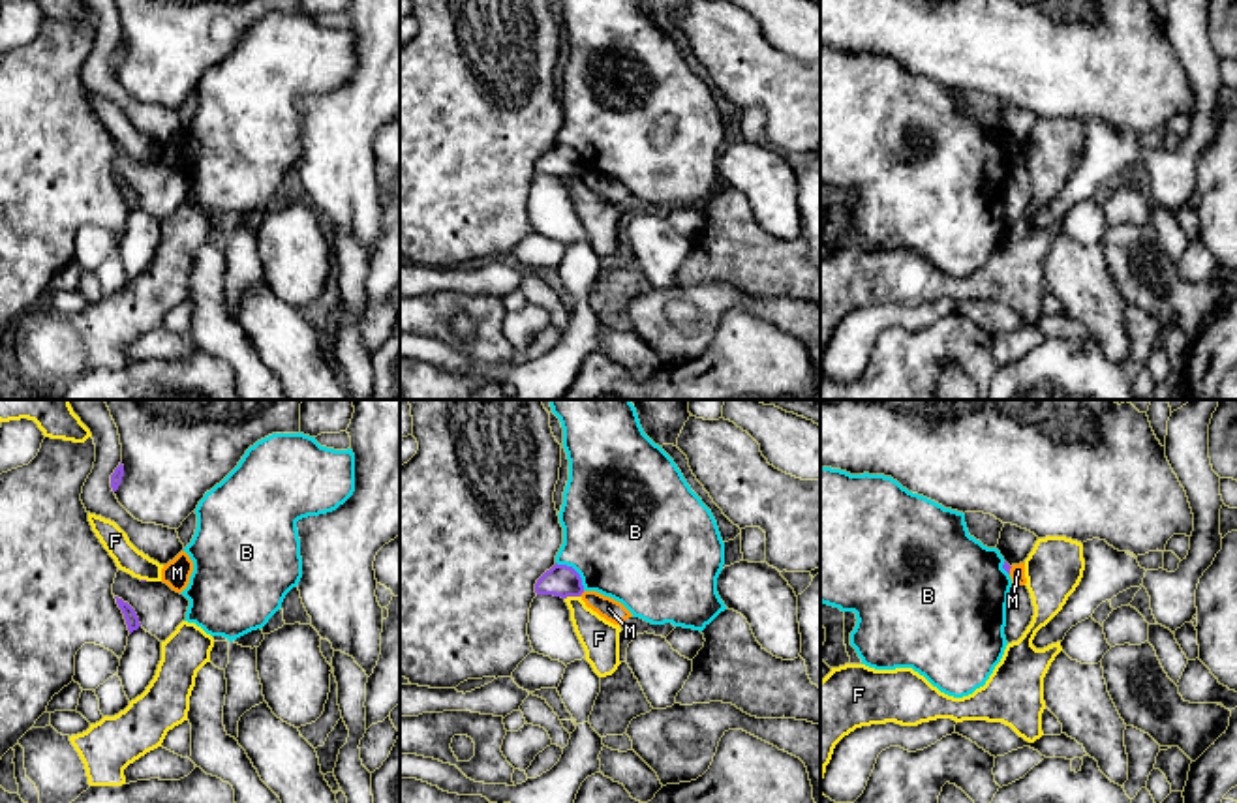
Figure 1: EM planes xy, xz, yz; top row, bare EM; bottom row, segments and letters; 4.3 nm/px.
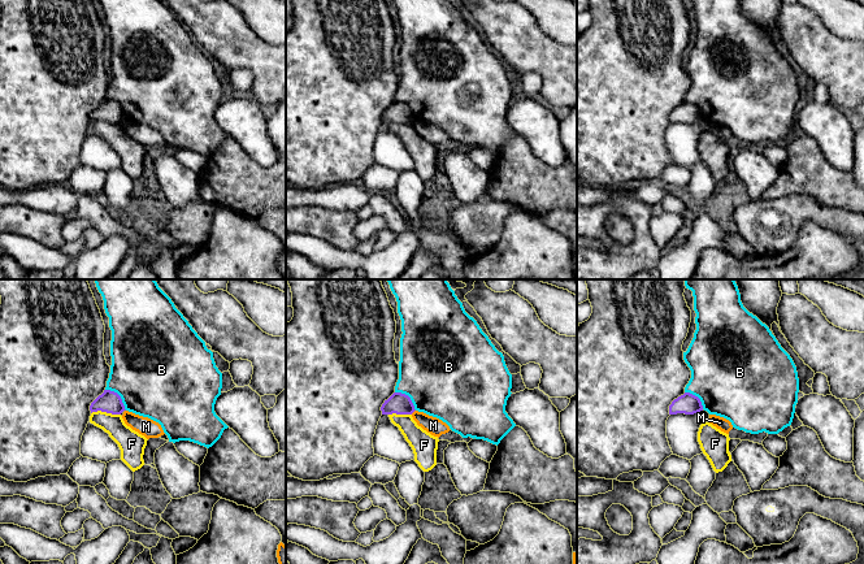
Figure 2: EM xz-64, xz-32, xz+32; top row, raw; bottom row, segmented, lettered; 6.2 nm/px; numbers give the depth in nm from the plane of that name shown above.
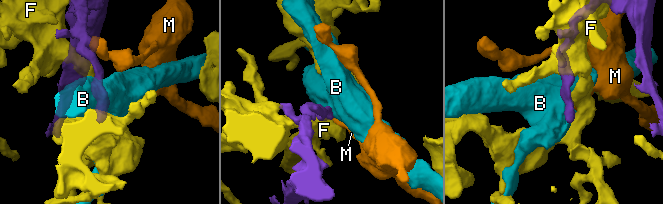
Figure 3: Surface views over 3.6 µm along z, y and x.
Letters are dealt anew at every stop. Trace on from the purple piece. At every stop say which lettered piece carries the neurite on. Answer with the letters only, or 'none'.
none

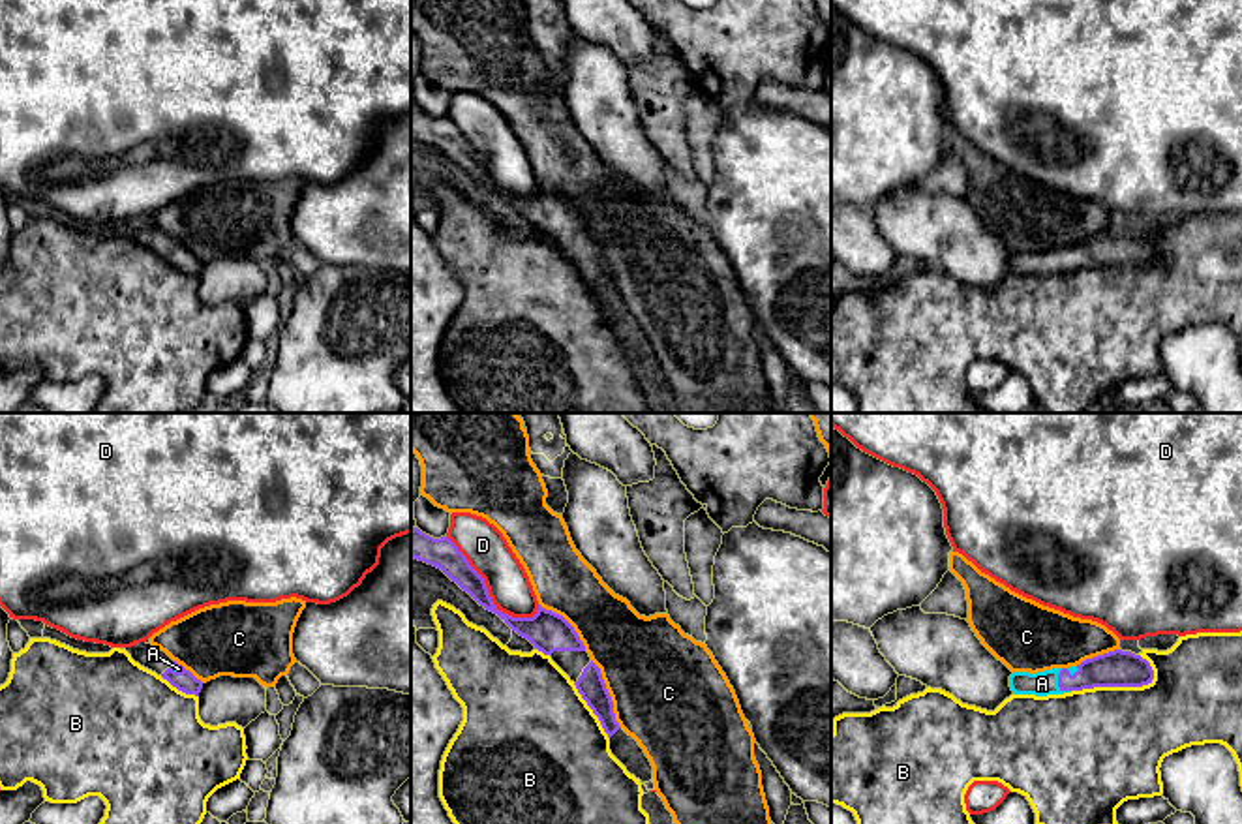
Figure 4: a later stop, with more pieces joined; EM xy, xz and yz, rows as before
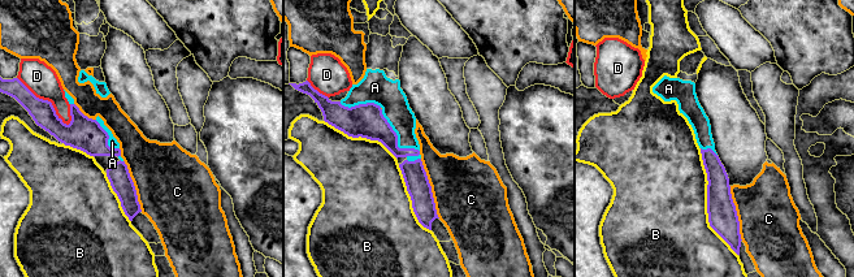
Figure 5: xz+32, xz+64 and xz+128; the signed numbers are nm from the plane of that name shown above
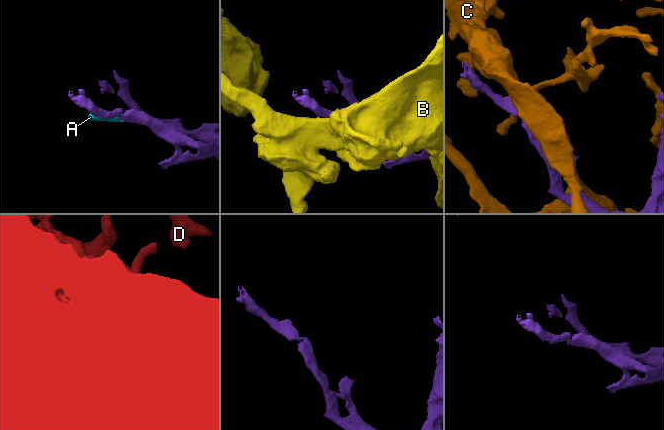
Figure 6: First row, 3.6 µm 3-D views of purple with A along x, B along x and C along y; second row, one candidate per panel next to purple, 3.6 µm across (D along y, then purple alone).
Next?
A

